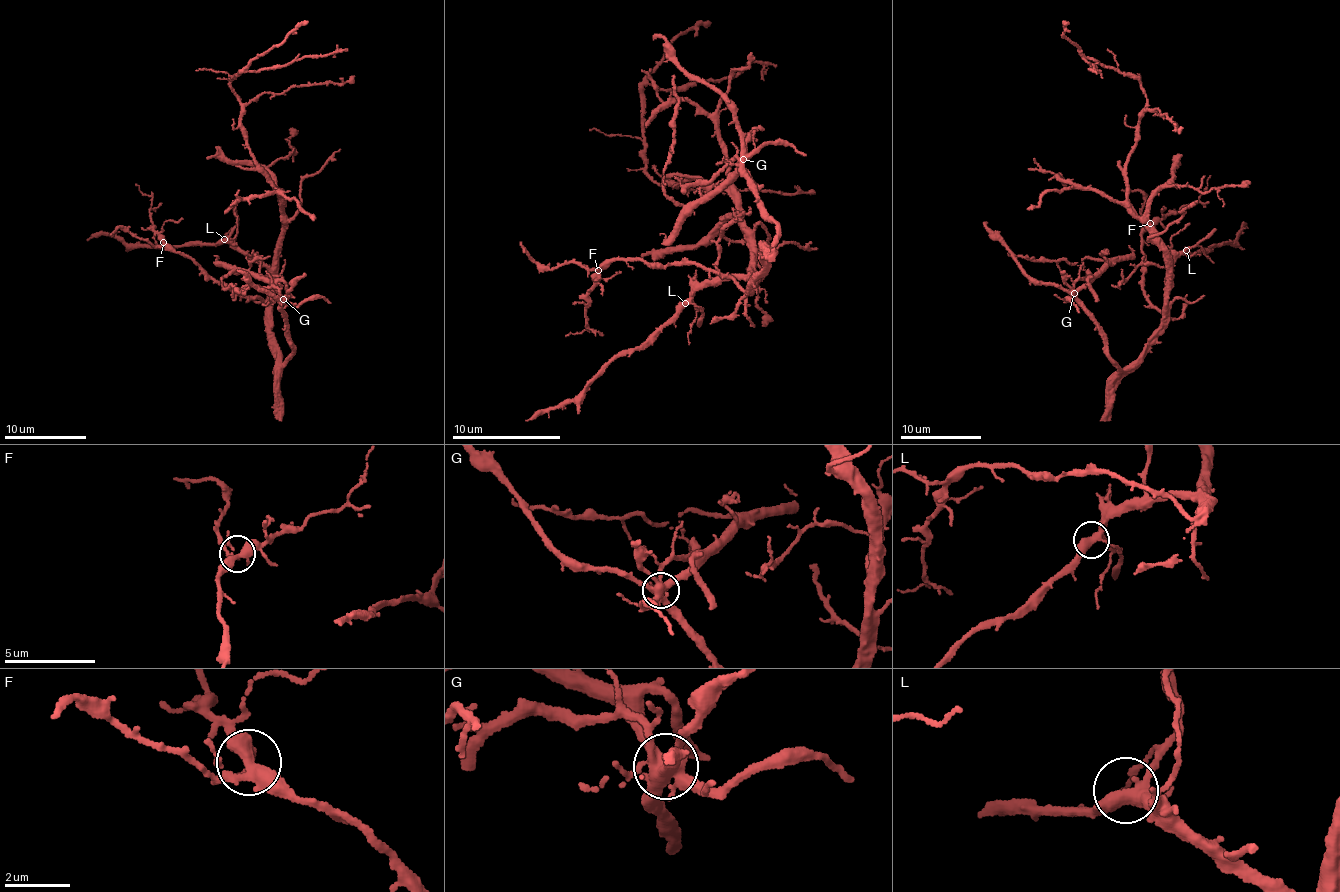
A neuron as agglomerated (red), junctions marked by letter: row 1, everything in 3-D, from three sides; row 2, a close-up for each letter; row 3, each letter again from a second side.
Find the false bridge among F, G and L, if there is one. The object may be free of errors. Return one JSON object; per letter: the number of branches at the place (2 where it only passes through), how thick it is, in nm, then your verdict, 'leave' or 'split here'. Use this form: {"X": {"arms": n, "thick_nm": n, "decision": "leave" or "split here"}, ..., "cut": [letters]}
{"F": {"arms": 6, "thick_nm": 340, "decision": "leave"}, "G": {"arms": 7, "thick_nm": 480, "decision": "split here"}, "L": {"arms": 4, "thick_nm": 360, "decision": "leave"}, "cut": ["G"]}

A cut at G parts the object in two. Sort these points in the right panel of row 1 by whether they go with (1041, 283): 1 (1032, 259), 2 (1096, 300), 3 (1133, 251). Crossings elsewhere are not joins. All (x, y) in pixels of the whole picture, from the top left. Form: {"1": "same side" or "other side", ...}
{"1": "other side", "2": "other side", "3": "other side"}

